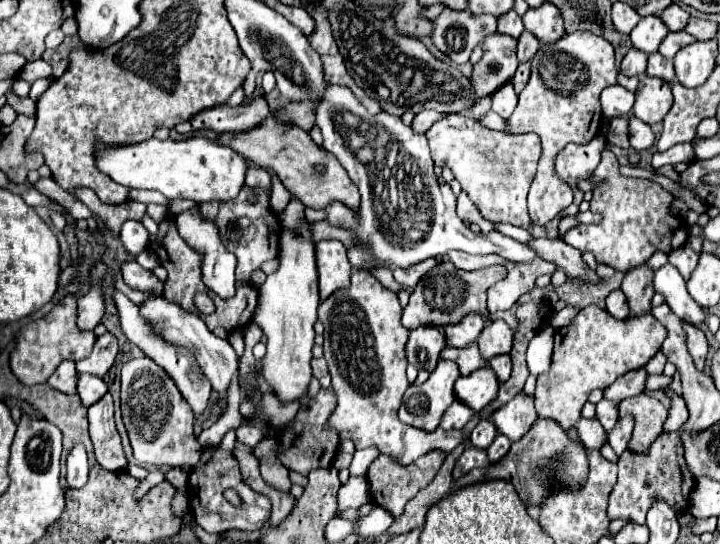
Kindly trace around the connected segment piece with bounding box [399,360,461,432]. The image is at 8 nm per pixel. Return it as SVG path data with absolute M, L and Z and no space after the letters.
M439 360L435 372L431 372L429 380L421 386L413 386L407 396L411 394L425 394L429 404L427 404L427 410L423 414L413 414L409 408L407 408L407 396L405 396L405 402L399 410L399 420L403 424L409 424L409 426L415 426L415 428L421 428L421 430L427 430L427 432L433 432L437 426L439 426L439 420L443 416L443 412L455 402L455 392L453 392L453 384L455 380L461 376L459 368L455 362L445 362L445 360Z

